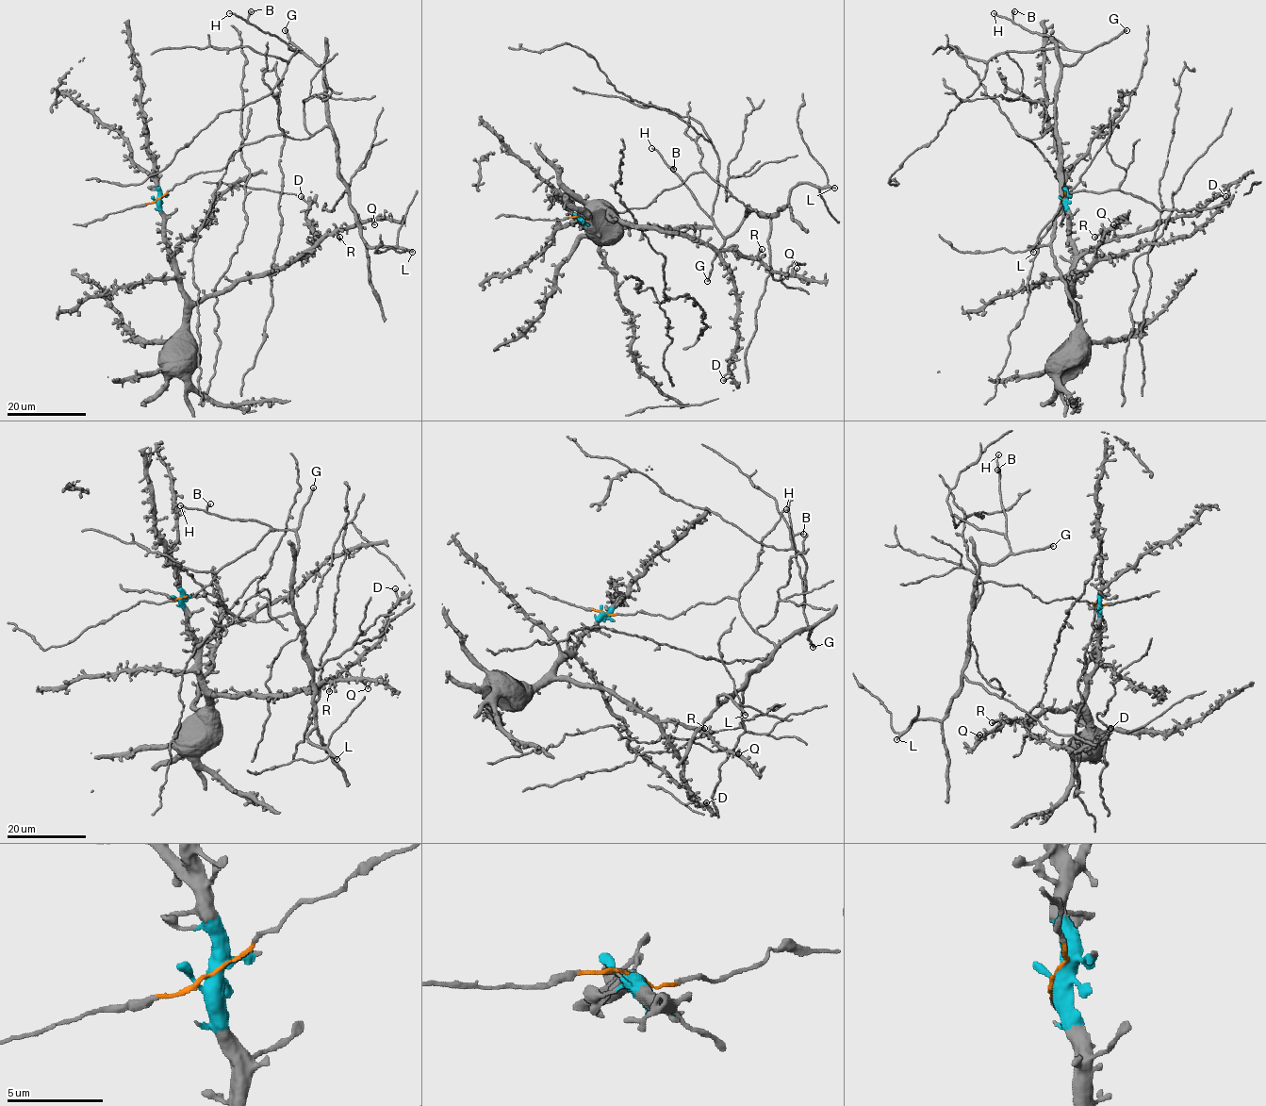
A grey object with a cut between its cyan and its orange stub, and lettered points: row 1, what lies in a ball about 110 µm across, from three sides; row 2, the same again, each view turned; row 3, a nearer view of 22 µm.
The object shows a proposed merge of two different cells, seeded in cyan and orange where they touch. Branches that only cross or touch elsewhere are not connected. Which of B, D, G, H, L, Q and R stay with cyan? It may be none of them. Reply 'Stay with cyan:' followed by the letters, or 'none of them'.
Stay with cyan: D, Q, R

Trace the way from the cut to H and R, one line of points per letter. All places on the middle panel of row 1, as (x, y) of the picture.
H: (580, 217), (645, 207), (663, 190), (705, 172), (751, 209), (740, 226), (725, 237), (720, 233), (652, 148)
R: (581, 217), (592, 228), (659, 226), (685, 233), (720, 251), (739, 251), (748, 256), (757, 255), (762, 249)

